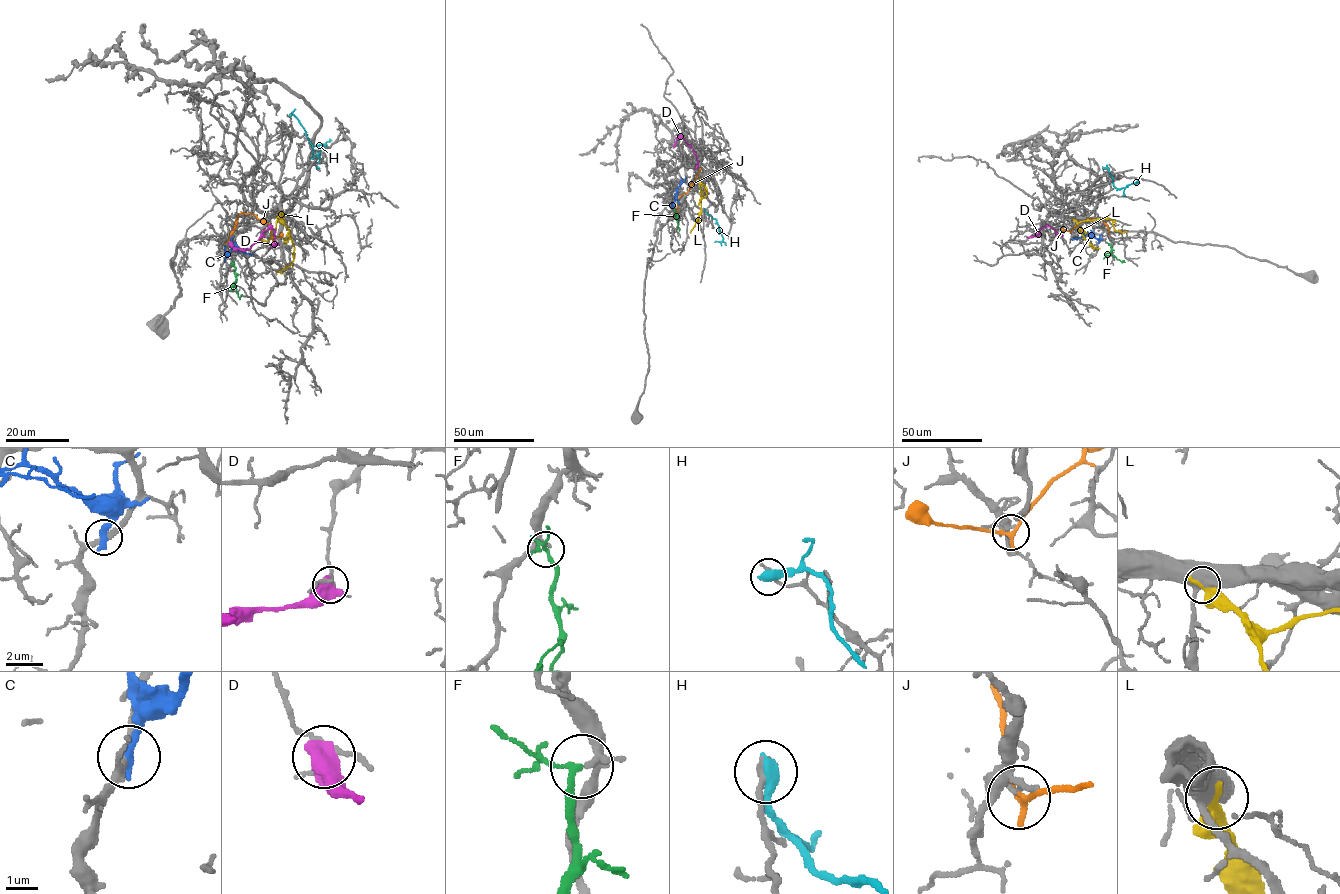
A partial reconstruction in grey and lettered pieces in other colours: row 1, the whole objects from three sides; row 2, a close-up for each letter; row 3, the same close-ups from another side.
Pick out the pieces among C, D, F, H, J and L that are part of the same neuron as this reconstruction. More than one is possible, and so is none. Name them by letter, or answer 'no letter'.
F

